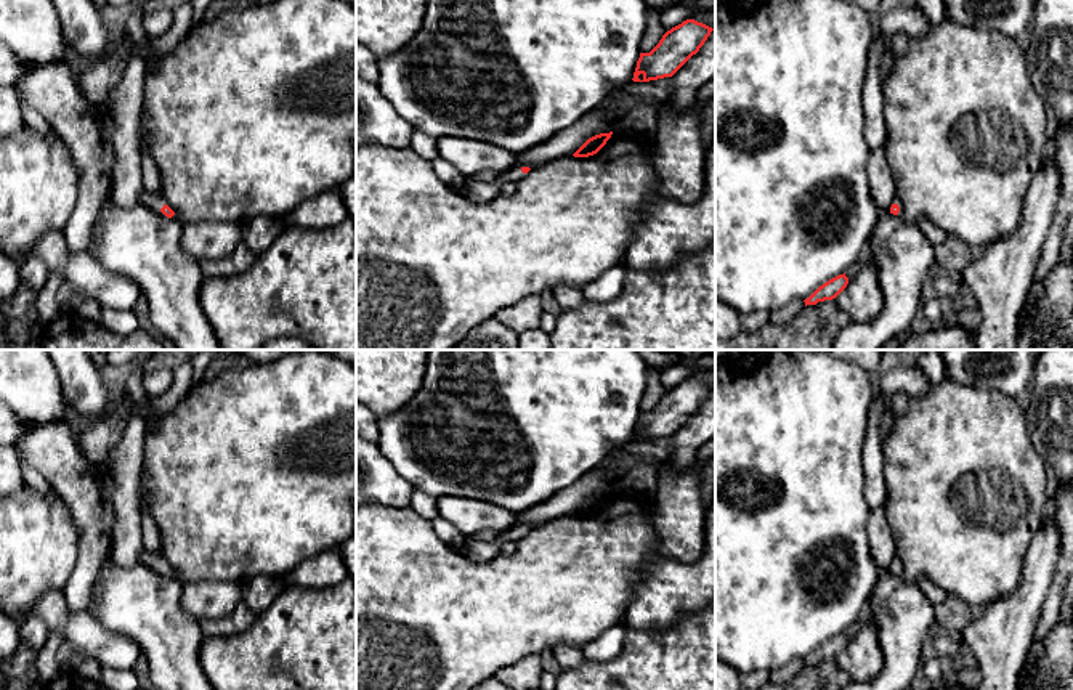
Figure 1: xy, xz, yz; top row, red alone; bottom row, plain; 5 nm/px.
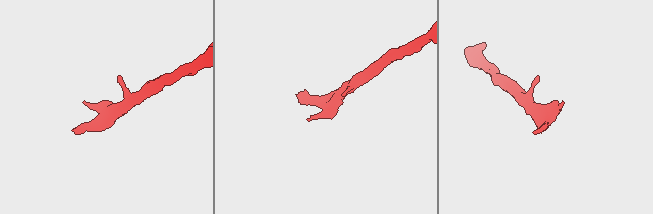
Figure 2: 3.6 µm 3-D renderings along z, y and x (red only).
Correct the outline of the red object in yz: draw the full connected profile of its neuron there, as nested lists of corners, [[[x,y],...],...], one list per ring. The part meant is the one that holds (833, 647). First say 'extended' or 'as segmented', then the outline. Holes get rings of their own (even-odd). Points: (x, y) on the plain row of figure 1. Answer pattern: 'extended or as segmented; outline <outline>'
as segmented; outline [[[839,634],[823,645],[820,645],[808,658],[805,658],[807,664],[816,664],[818,661],[832,660],[836,658],[848,643],[848,637],[844,634]]]

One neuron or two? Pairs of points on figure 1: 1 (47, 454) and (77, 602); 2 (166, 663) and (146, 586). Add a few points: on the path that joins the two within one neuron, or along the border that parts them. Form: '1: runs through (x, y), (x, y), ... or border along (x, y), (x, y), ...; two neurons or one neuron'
1: runs through (82, 491), (90, 504), (89, 565); one neuron
2: runs through (166, 644), (166, 631), (146, 605); one neuron

